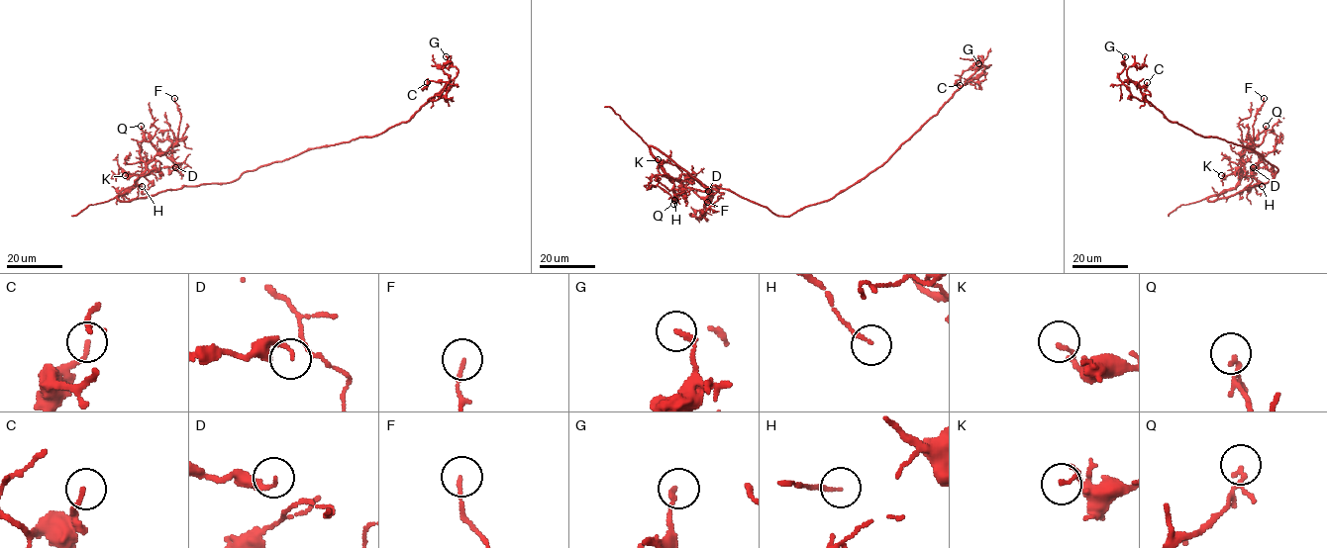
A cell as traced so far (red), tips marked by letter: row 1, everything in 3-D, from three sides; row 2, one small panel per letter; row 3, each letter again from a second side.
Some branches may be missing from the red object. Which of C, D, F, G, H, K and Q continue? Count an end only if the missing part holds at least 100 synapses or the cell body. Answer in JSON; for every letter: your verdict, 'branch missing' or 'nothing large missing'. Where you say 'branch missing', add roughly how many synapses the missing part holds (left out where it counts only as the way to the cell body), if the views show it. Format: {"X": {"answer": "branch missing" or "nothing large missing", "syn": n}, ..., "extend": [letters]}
{"C": {"answer": "nothing large missing"}, "D": {"answer": "nothing large missing"}, "F": {"answer": "nothing large missing"}, "G": {"answer": "nothing large missing"}, "H": {"answer": "nothing large missing"}, "K": {"answer": "nothing large missing"}, "Q": {"answer": "nothing large missing"}, "extend": []}

